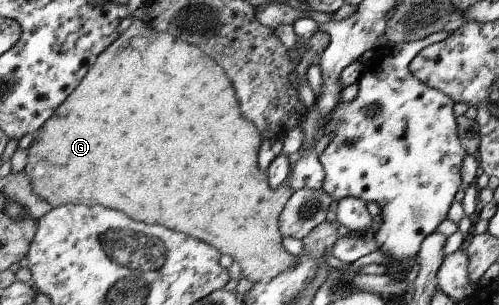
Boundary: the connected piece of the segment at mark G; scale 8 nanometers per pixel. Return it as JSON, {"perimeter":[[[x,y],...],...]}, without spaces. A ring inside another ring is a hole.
{"perimeter":[[[133,18],[129,29],[100,54],[96,64],[88,70],[87,76],[80,82],[80,86],[39,129],[39,134],[32,134],[33,141],[28,147],[26,167],[23,171],[30,179],[33,178],[33,182],[37,182],[39,186],[45,186],[45,190],[53,190],[53,194],[41,194],[41,198],[45,198],[47,202],[63,204],[63,202],[73,200],[73,204],[76,205],[103,204],[103,206],[121,210],[141,222],[163,224],[173,230],[181,230],[183,234],[193,234],[193,238],[212,244],[218,251],[221,251],[221,254],[232,256],[235,262],[239,262],[242,274],[248,281],[268,283],[298,262],[298,256],[291,255],[281,245],[283,236],[280,234],[279,220],[284,206],[288,204],[294,193],[294,188],[289,184],[289,180],[293,176],[292,172],[296,162],[301,158],[301,154],[315,147],[317,139],[321,137],[317,130],[320,123],[320,110],[315,104],[303,115],[299,124],[304,134],[303,143],[298,151],[288,156],[289,166],[291,166],[289,176],[285,178],[280,187],[273,189],[269,186],[268,175],[260,169],[259,165],[259,150],[263,144],[260,129],[244,117],[244,114],[239,110],[239,102],[236,97],[236,89],[228,78],[227,70],[223,64],[219,66],[217,60],[211,58],[207,53],[203,54],[200,46],[189,44],[189,42],[174,37],[169,31],[158,31],[144,21]],[[47,182],[53,182],[53,186],[47,188]]]}

